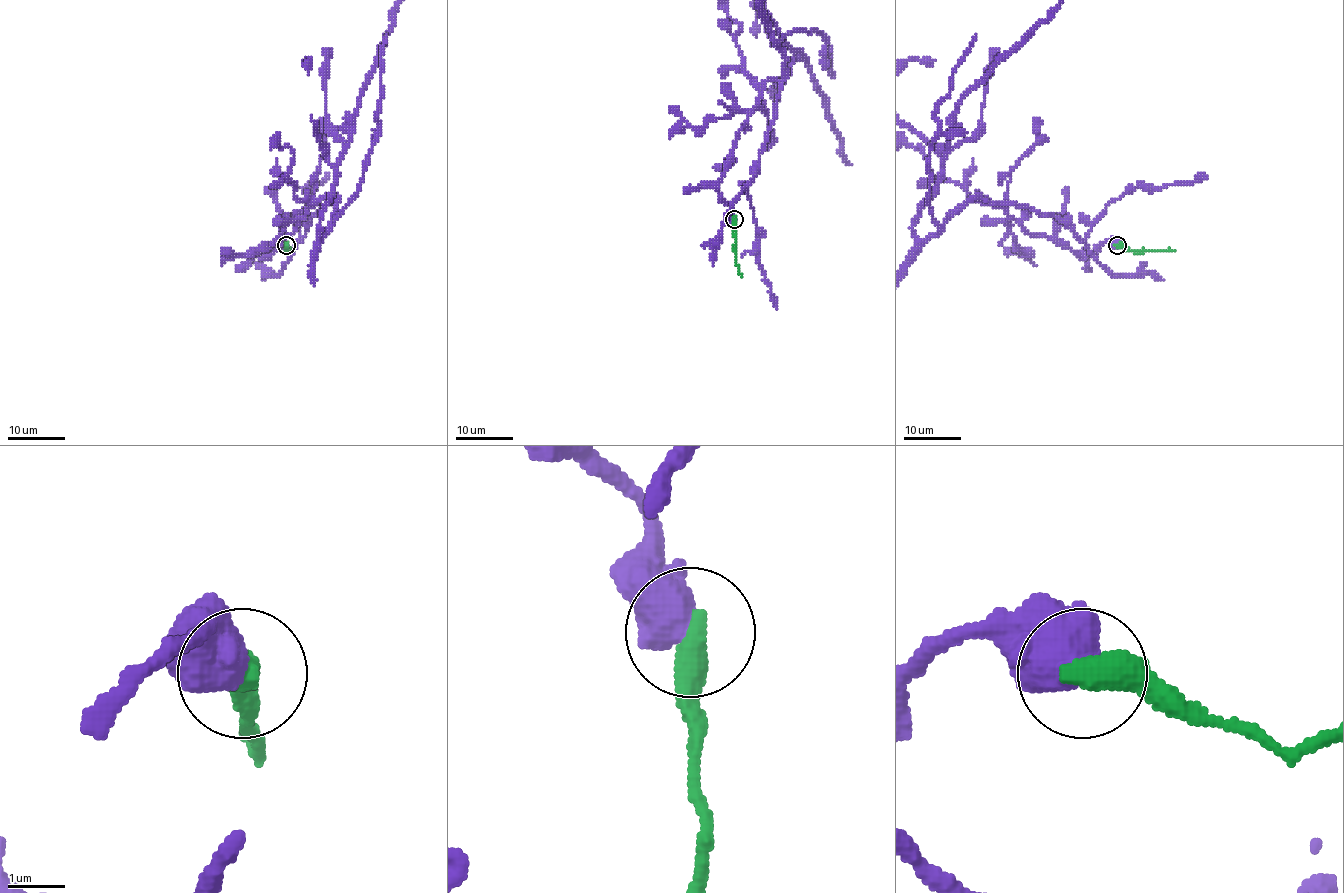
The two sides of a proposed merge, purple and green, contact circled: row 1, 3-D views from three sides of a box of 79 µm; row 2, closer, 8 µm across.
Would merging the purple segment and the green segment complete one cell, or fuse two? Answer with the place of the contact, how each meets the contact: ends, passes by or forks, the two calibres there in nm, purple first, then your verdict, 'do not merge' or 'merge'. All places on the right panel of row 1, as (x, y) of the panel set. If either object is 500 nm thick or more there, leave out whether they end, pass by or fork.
place (1117, 245); calibres 750 and 550 nm; do not merge

